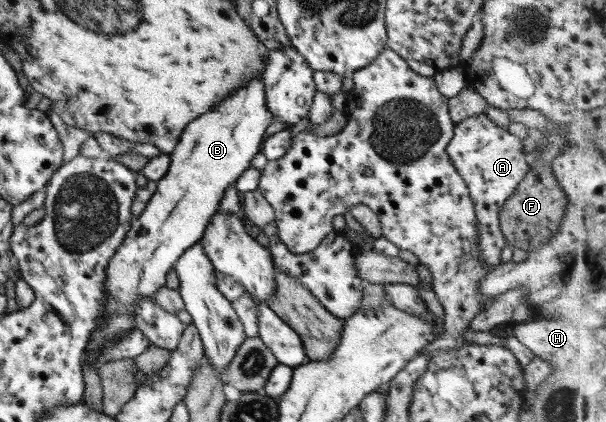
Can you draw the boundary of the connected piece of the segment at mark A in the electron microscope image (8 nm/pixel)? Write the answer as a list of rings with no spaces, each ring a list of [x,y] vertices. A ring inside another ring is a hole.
[[[483,112],[454,123],[450,142],[445,148],[449,160],[468,188],[478,226],[478,259],[484,265],[499,263],[501,248],[506,245],[498,226],[498,214],[501,205],[513,194],[529,169],[527,156],[522,150],[521,140],[497,127]]]

